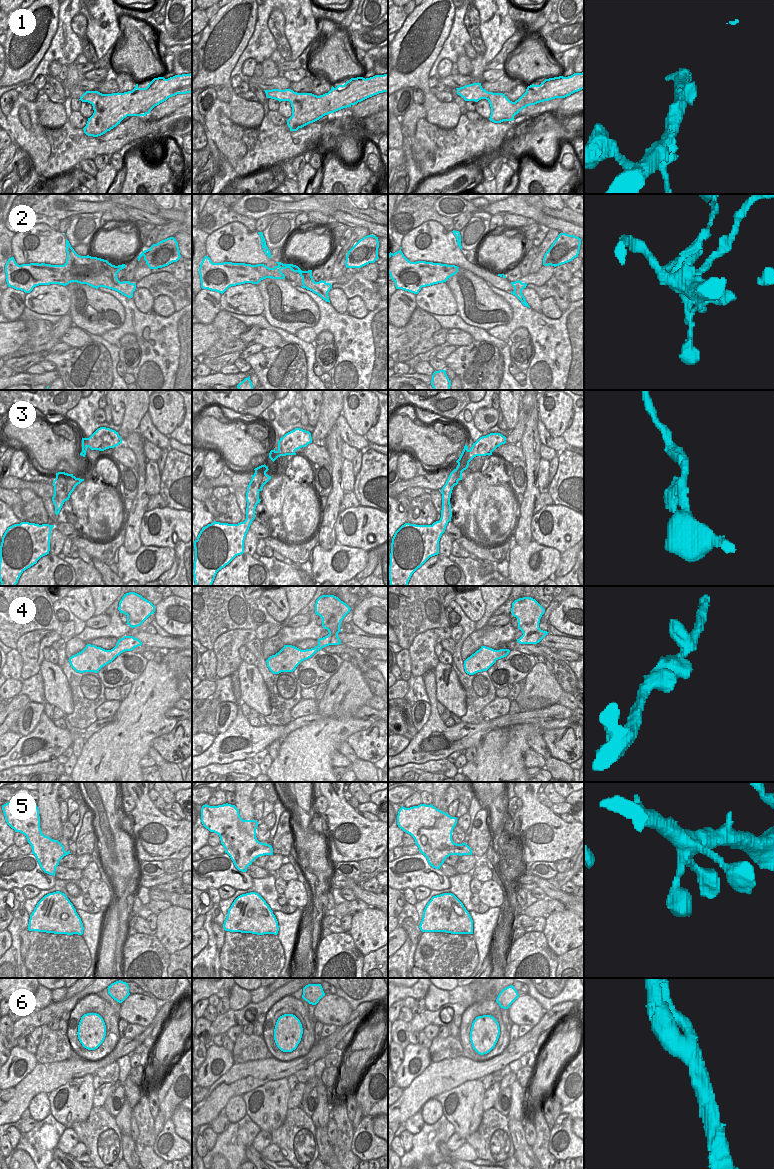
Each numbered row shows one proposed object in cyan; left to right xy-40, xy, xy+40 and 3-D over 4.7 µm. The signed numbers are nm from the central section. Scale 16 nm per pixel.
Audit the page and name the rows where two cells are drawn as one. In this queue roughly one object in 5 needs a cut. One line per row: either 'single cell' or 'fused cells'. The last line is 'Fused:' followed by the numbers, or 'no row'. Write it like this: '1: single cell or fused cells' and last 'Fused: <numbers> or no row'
1: single cell
2: fused cells
3: single cell
4: single cell
5: single cell
6: single cell
Fused: 2

